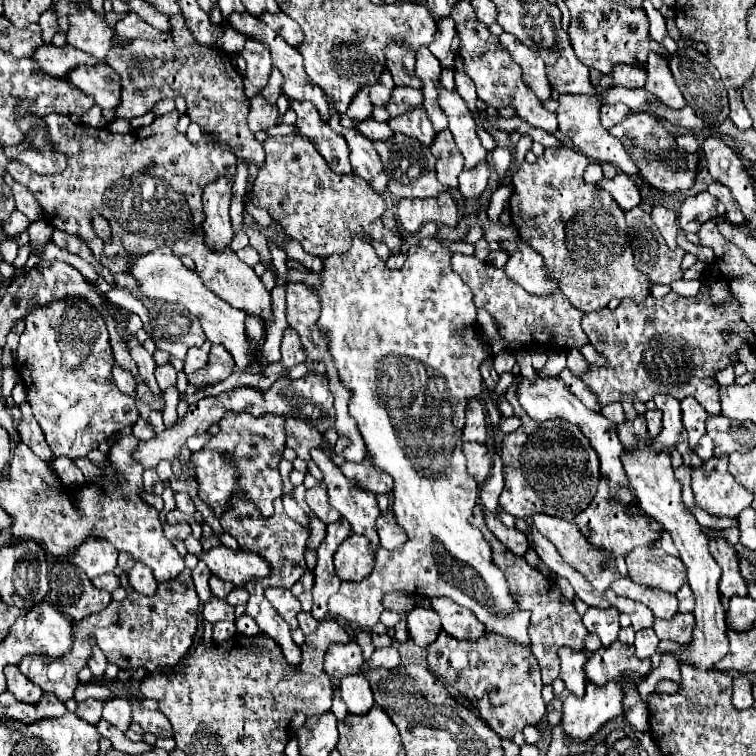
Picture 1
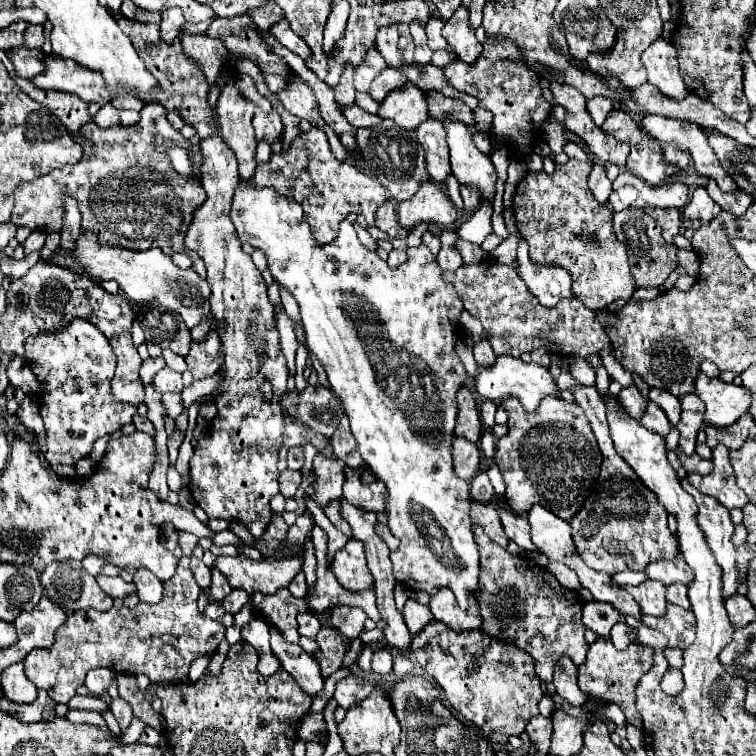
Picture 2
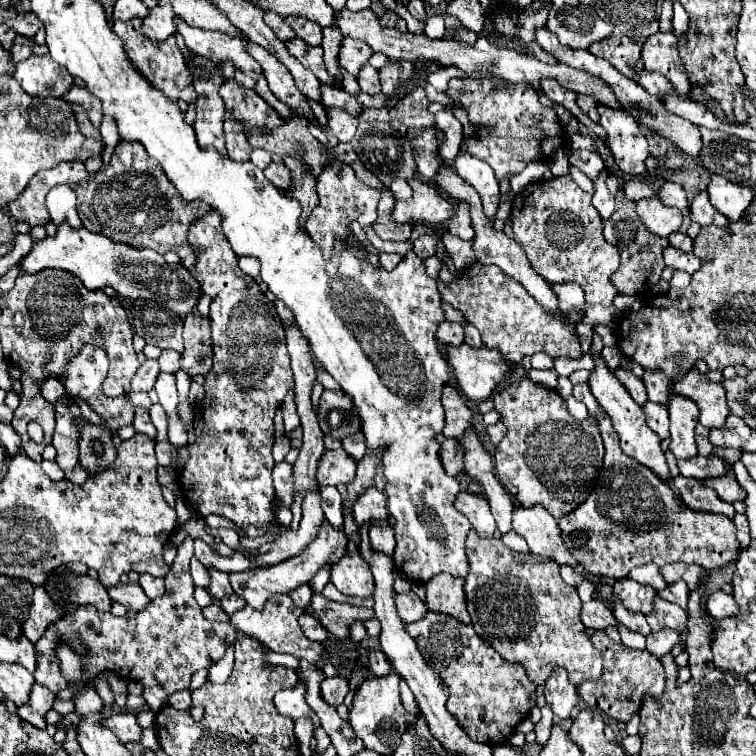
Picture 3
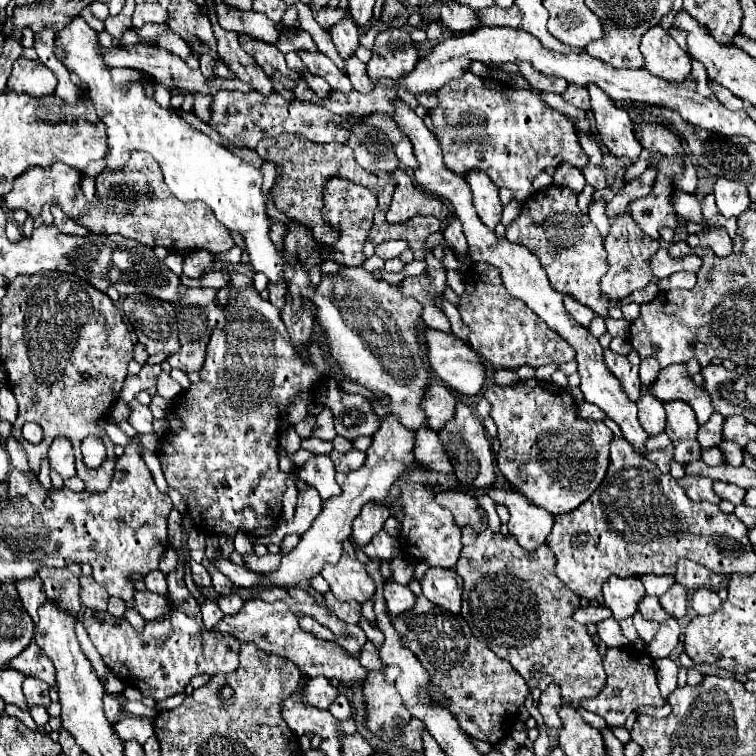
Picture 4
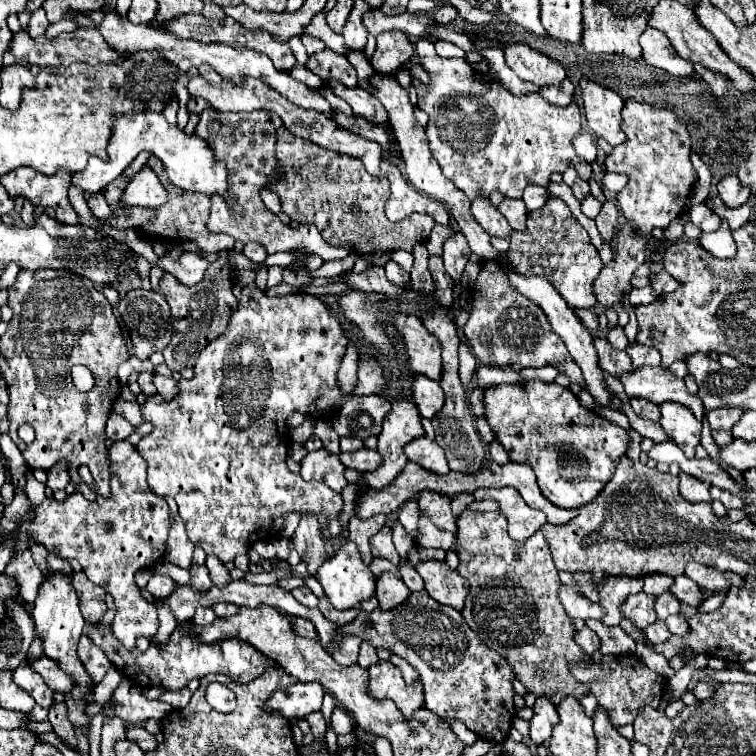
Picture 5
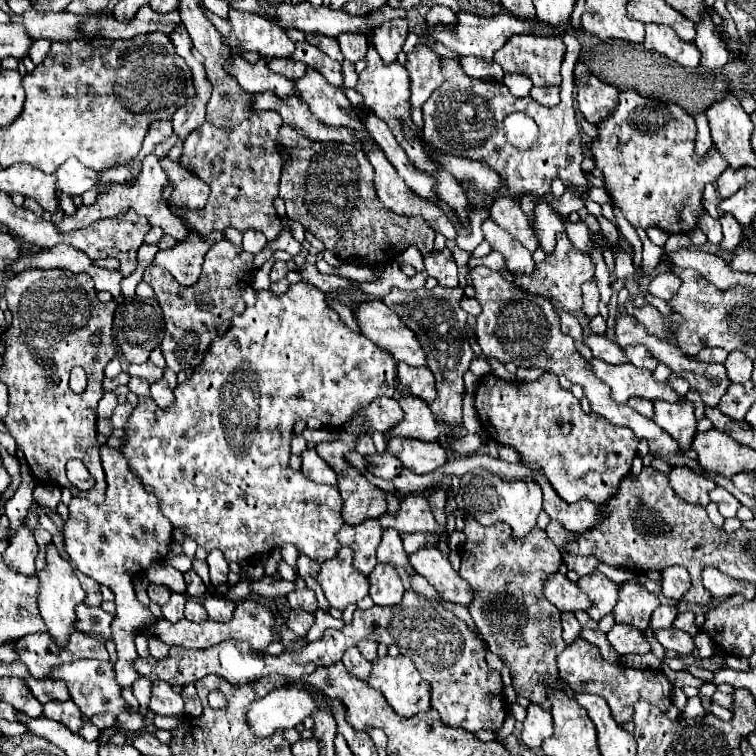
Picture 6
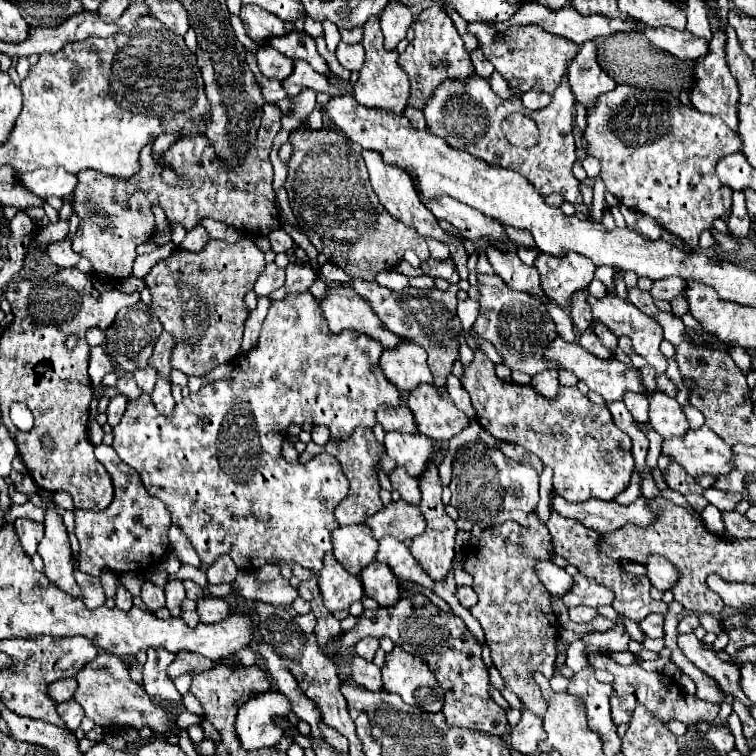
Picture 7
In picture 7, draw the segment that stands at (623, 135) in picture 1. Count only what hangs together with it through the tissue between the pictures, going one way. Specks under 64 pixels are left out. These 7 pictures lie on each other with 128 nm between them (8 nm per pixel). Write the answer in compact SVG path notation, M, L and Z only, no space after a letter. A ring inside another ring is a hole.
M592 40L582 44L580 52L572 60L568 68L568 82L576 100L586 108L594 106L598 96L614 90L616 82L600 68L596 60L596 44Z

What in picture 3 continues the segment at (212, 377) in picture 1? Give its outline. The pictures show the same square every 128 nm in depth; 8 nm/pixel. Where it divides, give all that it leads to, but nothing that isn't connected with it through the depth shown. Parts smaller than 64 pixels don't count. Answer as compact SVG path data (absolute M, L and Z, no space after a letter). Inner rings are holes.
M198 310L186 314L184 318L184 352L180 366L188 376L208 374L212 368L210 320Z

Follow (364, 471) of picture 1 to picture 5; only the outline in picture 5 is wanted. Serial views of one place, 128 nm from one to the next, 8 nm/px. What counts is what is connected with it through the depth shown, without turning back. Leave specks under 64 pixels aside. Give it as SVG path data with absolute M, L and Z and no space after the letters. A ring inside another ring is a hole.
M376 514L376 516L366 518L366 520L360 520L360 518L352 516L350 522L348 522L348 540L356 542L356 546L360 550L360 556L362 556L362 562L368 564L368 566L374 560L374 556L370 552L370 540L376 532L380 532L380 528L384 524L386 524L384 514Z

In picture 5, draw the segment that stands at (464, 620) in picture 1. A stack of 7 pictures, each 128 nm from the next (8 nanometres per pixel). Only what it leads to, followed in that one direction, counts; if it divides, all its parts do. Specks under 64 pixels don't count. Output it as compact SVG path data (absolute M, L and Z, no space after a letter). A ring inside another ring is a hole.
M424 560L416 564L416 570L424 578L424 586L434 600L456 610L464 608L464 600L468 596L468 580L454 572L446 562Z

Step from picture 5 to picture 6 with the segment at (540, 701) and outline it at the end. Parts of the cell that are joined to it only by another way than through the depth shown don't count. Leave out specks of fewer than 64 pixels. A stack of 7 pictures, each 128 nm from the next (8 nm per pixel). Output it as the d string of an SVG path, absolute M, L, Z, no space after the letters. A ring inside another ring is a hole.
M530 704L526 720L524 720L522 734L520 734L522 744L528 746L530 750L536 750L550 736L552 736L552 716L550 716L550 712L542 710L536 704Z

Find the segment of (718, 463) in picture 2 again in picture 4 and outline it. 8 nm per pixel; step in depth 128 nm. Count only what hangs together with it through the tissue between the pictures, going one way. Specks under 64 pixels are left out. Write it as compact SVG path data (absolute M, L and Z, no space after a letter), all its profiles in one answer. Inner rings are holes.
M714 482L714 492L722 498L722 500L728 500L732 502L734 506L736 504L742 504L742 498L746 494L744 488L738 488L734 484L724 484L724 482Z

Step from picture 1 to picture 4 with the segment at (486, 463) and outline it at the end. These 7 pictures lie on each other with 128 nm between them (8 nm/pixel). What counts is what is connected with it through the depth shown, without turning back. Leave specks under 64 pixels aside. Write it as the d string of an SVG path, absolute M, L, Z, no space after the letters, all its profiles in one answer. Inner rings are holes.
M420 428L416 432L414 458L424 468L444 472L444 474L452 472L452 464L448 462L448 456L446 456L446 452L444 452L444 448L442 448L442 444L432 428Z

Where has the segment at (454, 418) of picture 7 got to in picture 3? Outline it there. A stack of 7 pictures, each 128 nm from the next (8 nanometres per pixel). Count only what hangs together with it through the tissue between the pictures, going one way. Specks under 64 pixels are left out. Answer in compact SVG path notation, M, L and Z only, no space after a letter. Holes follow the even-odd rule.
M384 446L378 450L368 450L364 454L364 458L358 462L358 470L356 470L356 478L348 484L348 500L344 502L346 510L354 508L354 502L368 490L368 488L378 488L380 492L384 492L386 488L386 478L384 478L384 464L382 464L382 456L384 456ZM324 520L320 524L318 536L308 544L308 548L302 554L292 556L292 558L288 558L288 560L284 560L280 564L274 564L274 566L250 568L250 570L244 570L244 572L234 572L234 574L230 574L232 588L234 588L234 592L238 596L242 596L246 600L246 604L250 604L252 608L260 610L260 608L264 608L264 602L268 600L268 596L272 596L276 592L288 594L294 588L298 588L302 584L308 584L322 566L326 566L326 564L334 566L346 554L346 544L348 544L348 538L344 534L344 526L332 526L332 524L328 524L328 520Z

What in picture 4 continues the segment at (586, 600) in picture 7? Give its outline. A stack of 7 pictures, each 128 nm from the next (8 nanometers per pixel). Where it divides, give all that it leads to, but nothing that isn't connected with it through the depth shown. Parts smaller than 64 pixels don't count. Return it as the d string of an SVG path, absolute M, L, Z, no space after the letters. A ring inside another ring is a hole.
M610 576L604 584L604 606L614 614L614 620L624 620L636 614L636 602L644 596L639 577Z

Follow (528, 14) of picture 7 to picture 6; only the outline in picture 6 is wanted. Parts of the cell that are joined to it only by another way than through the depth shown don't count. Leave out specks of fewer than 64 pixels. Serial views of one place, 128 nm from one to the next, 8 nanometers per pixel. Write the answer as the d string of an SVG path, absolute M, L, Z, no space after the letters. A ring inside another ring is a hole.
M460 12L458 14L458 24L456 24L456 34L450 34L448 30L436 28L436 40L440 40L446 48L454 50L460 56L476 56L484 60L492 60L494 52L506 44L506 40L514 34L542 34L542 36L560 36L560 28L552 24L542 24L542 20L534 18L518 18L508 12L496 14L496 16L478 16L470 12Z

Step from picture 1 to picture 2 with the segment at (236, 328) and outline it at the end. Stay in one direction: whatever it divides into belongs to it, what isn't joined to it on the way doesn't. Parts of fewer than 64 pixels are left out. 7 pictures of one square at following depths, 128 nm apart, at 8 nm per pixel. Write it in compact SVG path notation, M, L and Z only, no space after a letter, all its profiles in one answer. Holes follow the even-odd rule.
M80 230L80 236L76 238L76 248L72 250L58 248L48 262L62 268L70 268L72 272L92 278L96 282L114 280L130 300L144 304L158 302L160 306L178 312L188 328L194 328L202 320L202 316L208 314L208 296L210 296L208 282L200 278L192 268L182 270L176 264L172 264L170 256L166 256L160 248L138 252L120 246L102 246L96 234Z

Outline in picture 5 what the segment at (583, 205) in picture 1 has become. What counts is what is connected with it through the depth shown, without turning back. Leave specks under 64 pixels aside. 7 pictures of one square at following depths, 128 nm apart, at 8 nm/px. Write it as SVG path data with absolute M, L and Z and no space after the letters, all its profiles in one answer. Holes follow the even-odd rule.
M550 198L540 210L536 210L528 216L526 226L526 232L514 232L510 250L506 252L507 261L504 259L496 260L500 267L504 268L508 264L508 268L516 270L520 276L542 276L542 278L546 278L560 292L560 296L566 300L566 304L572 306L574 310L596 306L596 298L592 296L592 280L596 280L596 276L600 274L602 262L600 262L596 248L590 242L588 232L576 222L576 218L572 216L572 212L564 204L564 200L562 198Z

